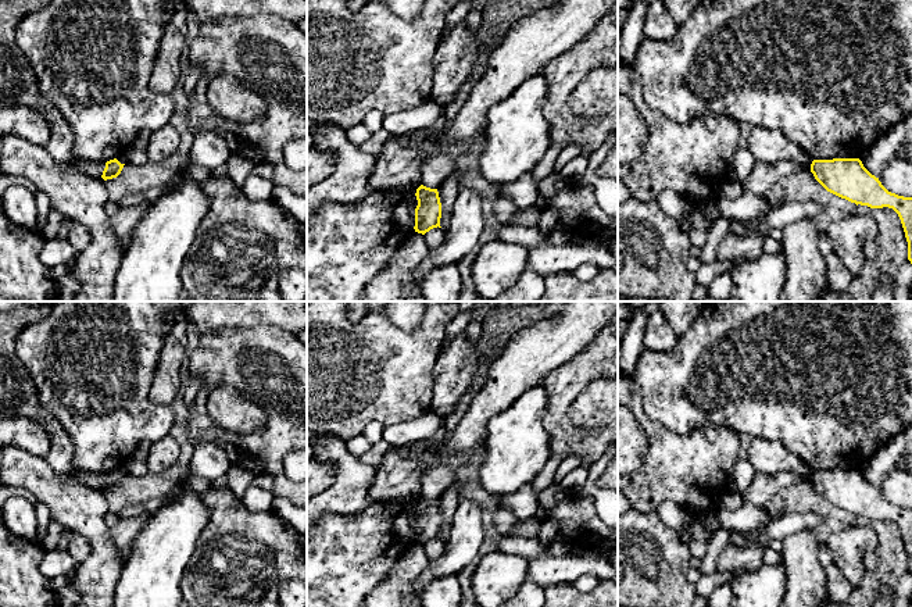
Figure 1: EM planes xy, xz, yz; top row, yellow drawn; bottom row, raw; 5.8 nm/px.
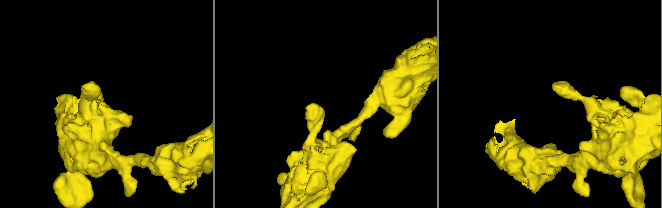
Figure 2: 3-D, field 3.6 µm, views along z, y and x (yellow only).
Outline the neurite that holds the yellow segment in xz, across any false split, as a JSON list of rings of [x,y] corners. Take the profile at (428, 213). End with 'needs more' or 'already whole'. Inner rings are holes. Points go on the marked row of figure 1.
[[[421,185],[416,189],[418,206],[415,208],[415,232],[425,235],[433,228],[440,226],[441,203],[437,189]]] | already whole

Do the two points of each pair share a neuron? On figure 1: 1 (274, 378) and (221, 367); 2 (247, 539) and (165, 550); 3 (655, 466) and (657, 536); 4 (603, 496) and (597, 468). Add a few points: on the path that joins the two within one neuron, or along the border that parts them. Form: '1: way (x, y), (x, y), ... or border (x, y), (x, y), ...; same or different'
1: way (261, 367), (233, 367); same
2: border (210, 517), (182, 577); different
3: border (632, 506), (640, 511), (654, 511); different
4: way (596, 489), (593, 486), (593, 475); same

